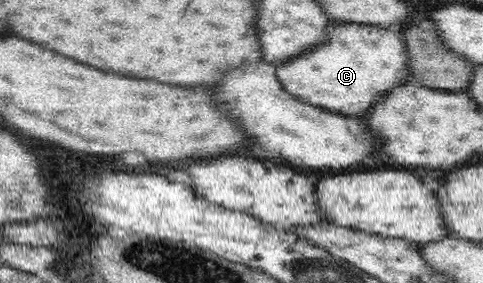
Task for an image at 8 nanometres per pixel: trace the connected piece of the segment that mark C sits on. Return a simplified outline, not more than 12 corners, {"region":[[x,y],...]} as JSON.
{"region":[[338,23],[276,64],[302,102],[360,118],[408,83],[395,29]]}

